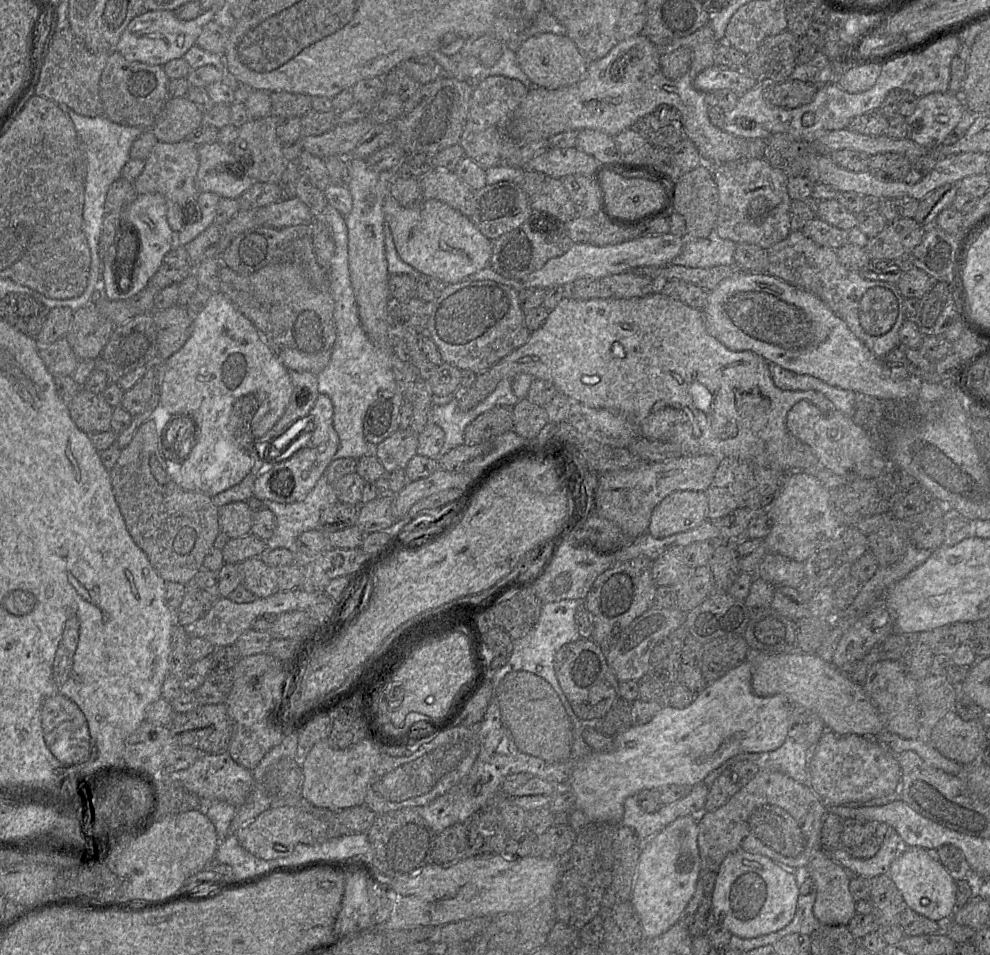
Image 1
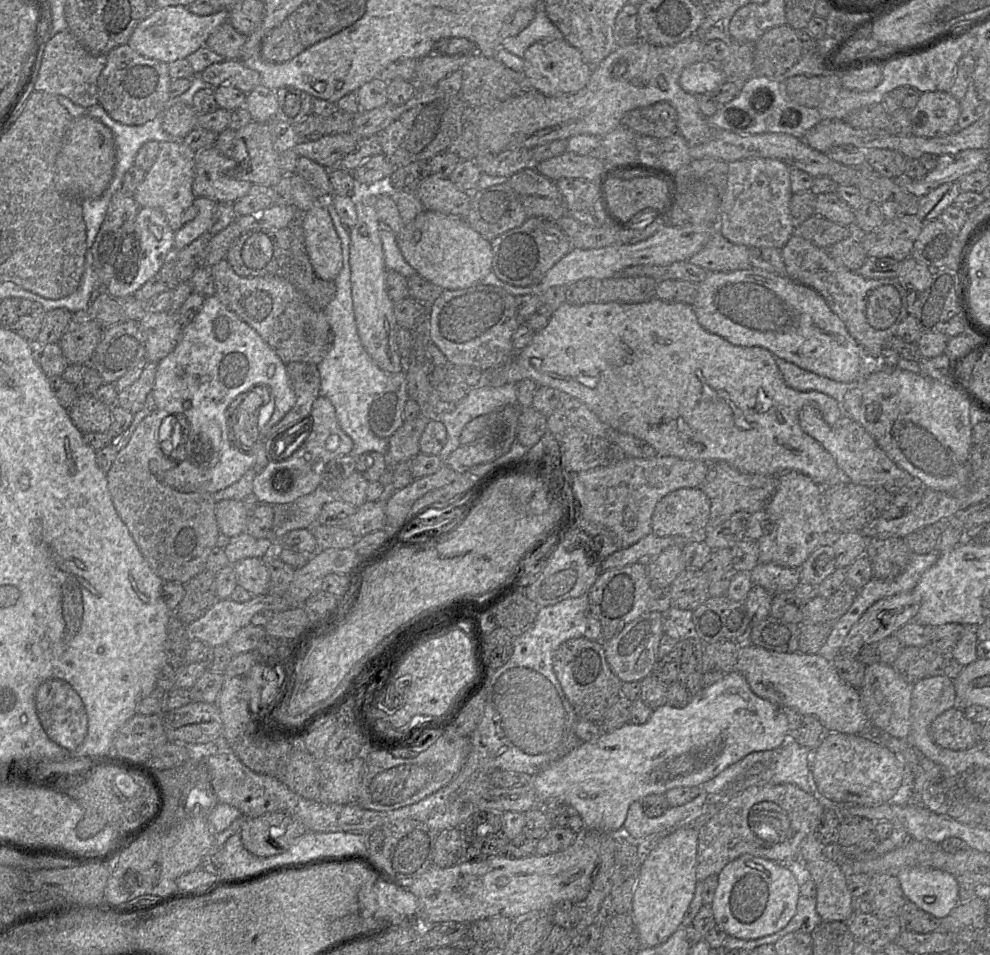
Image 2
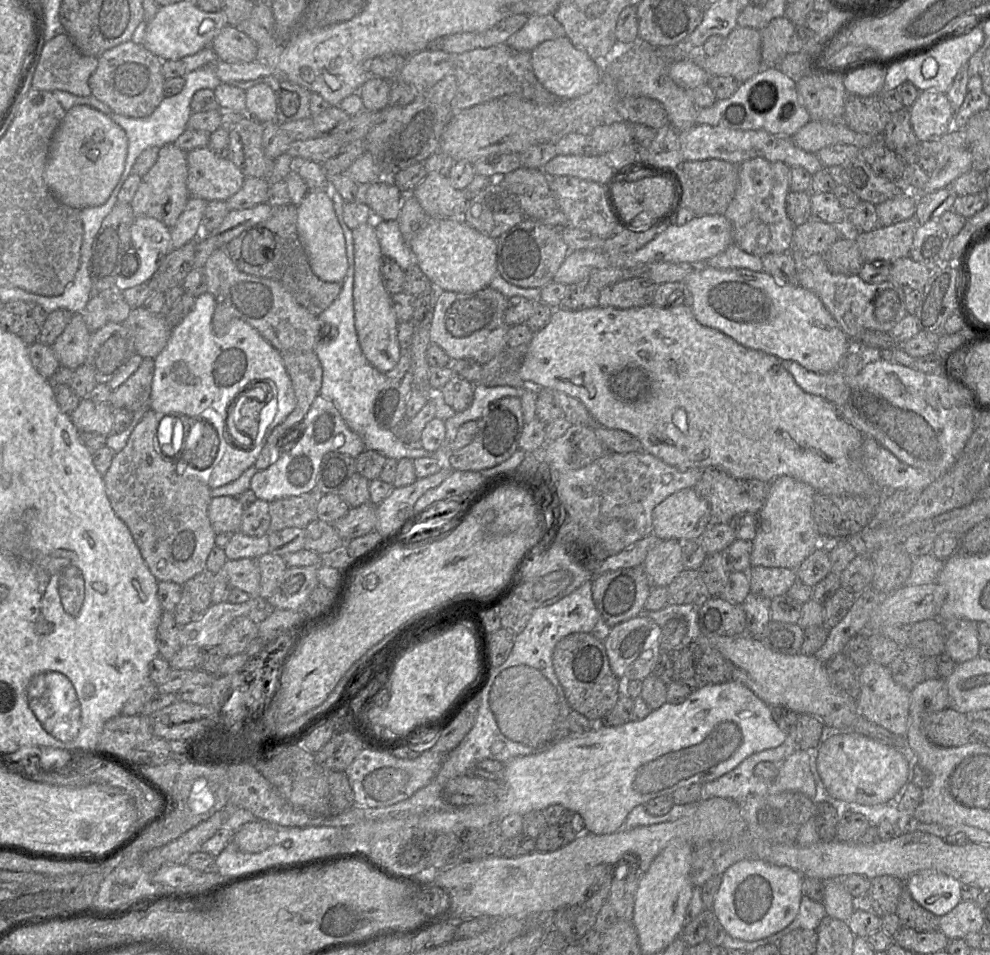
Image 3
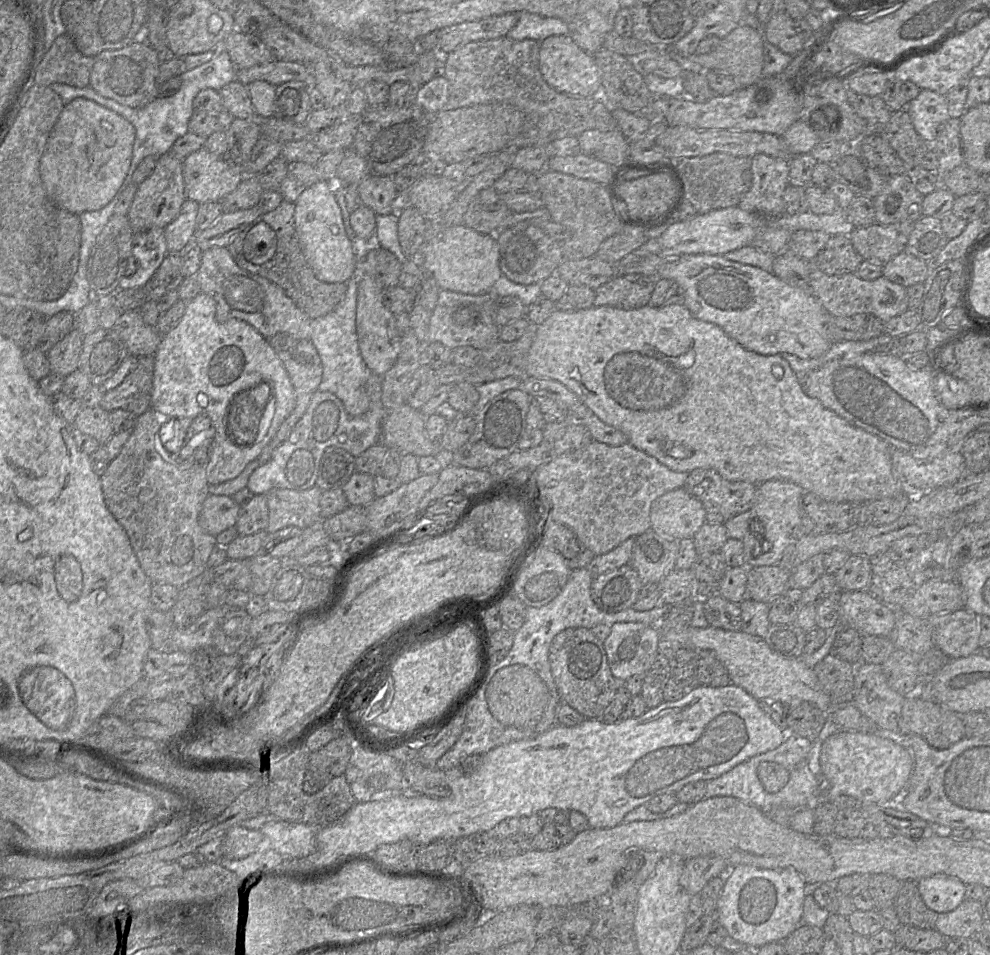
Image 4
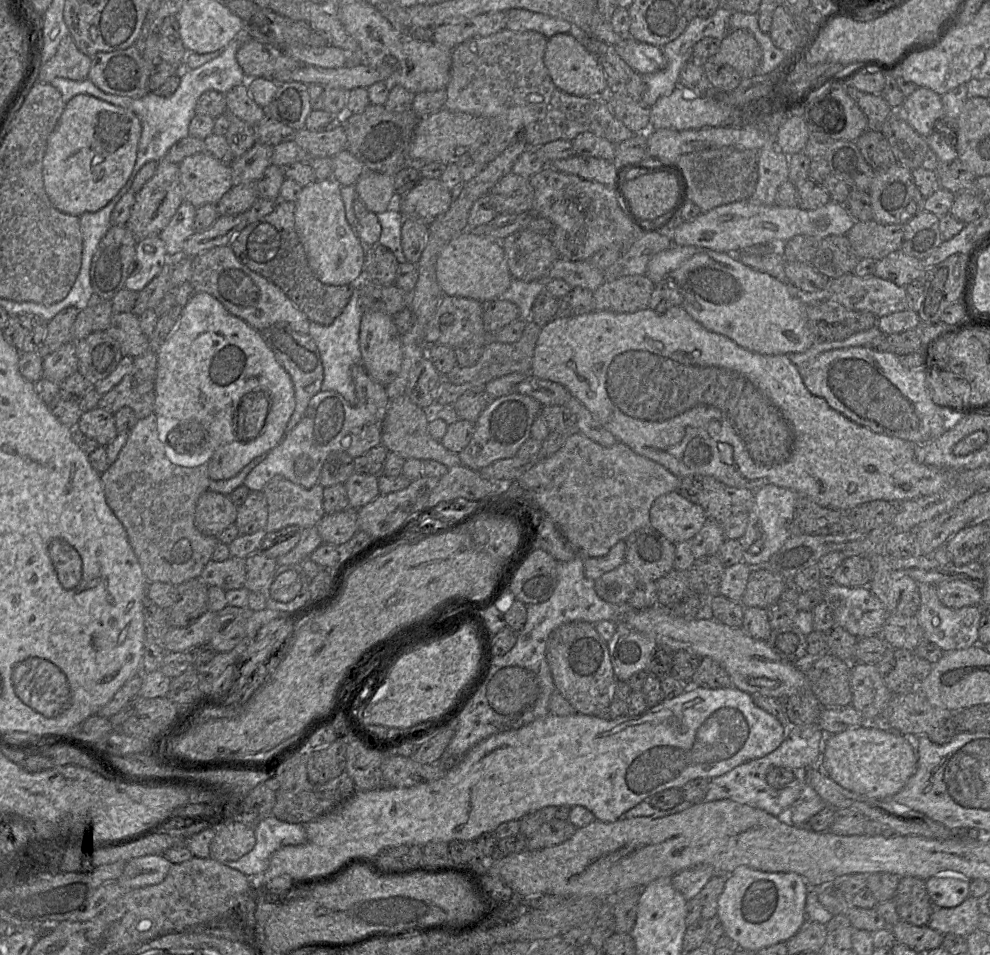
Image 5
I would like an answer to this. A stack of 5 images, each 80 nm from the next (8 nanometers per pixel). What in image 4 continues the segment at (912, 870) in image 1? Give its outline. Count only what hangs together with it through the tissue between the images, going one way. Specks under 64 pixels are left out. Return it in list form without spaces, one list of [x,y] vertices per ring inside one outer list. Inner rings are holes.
[[[931,876],[917,881],[926,906],[937,914],[955,910],[965,900],[965,888],[959,880],[946,876]]]

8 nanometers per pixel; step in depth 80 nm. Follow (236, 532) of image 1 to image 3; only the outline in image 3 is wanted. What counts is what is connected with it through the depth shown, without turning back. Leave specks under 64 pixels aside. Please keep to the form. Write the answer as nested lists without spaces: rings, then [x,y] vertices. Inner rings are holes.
[[[221,496],[211,499],[208,507],[210,524],[216,534],[240,531],[244,508],[236,497]]]

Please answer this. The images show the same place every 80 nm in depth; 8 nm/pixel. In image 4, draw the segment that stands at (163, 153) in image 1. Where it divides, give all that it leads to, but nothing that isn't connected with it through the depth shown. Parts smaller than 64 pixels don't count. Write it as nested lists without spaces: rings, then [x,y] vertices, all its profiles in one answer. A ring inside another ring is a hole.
[[[172,152],[159,156],[151,175],[138,185],[138,189],[127,214],[134,234],[152,228],[164,229],[176,219],[186,199],[185,182],[183,178],[183,159],[175,156]]]

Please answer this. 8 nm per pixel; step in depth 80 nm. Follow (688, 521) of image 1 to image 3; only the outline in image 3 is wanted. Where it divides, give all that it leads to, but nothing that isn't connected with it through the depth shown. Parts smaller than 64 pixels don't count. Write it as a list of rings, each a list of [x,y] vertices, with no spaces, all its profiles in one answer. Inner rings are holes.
[[[694,488],[675,492],[653,510],[653,535],[660,540],[698,540],[710,525],[710,507]]]

